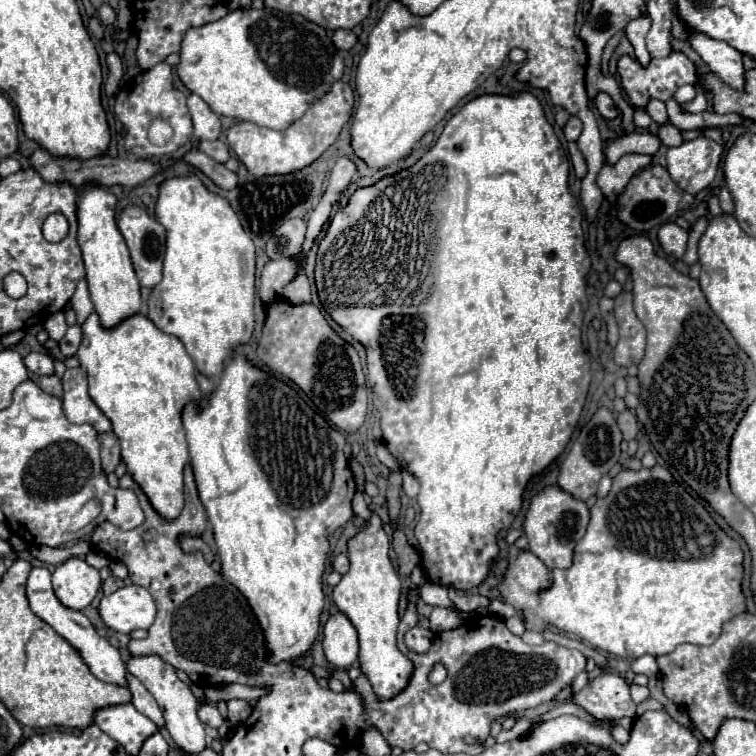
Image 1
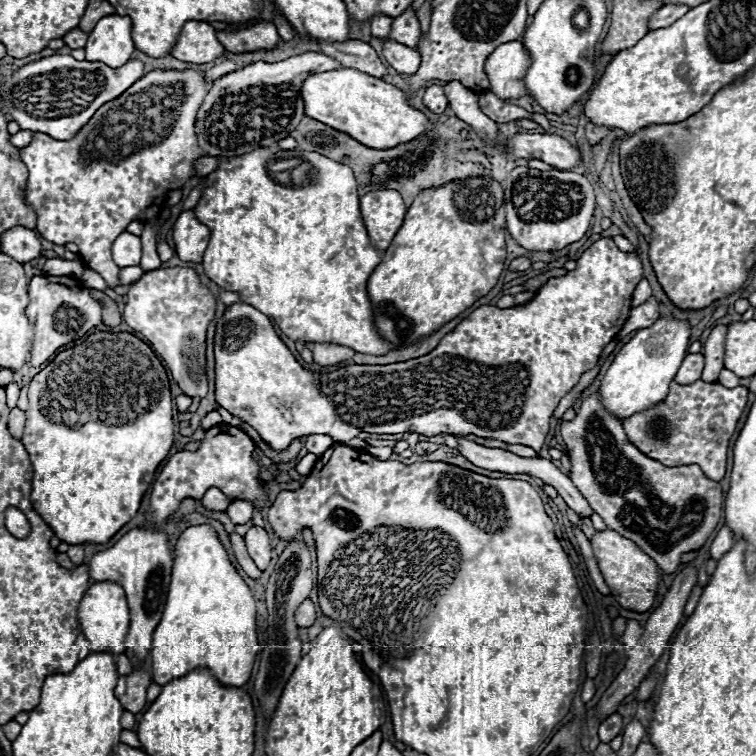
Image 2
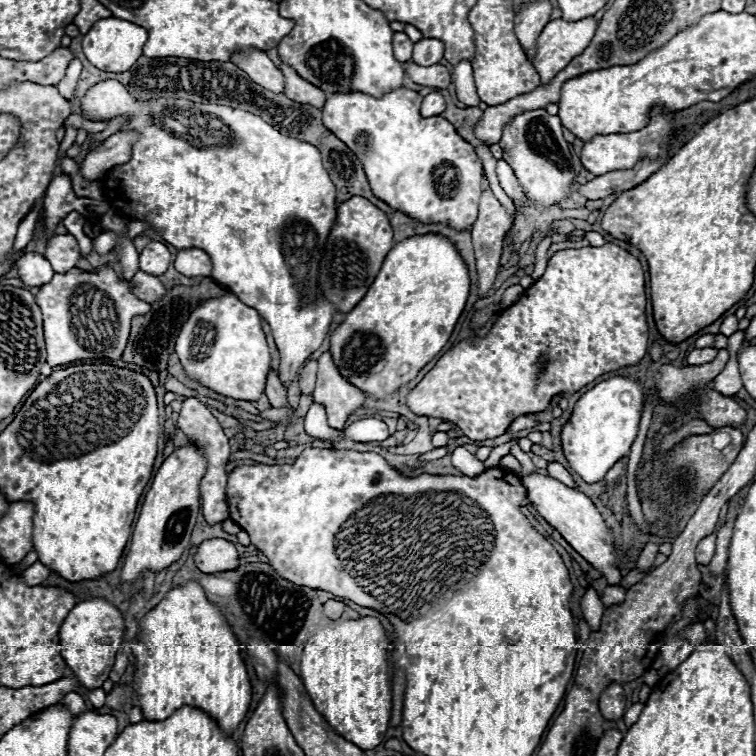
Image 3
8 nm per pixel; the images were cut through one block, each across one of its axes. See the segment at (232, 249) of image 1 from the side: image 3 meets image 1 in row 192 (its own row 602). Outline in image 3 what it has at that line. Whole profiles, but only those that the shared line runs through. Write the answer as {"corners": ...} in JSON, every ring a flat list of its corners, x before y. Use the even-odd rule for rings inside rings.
{"corners":[[190,580,174,590,170,590,156,608,152,608,146,618,144,618,144,646,148,652,148,658,142,666,136,668,136,684,138,684,138,700,140,708,144,712,146,720,164,720,168,718,174,710,182,708,184,704,202,708,208,712,212,718,218,720,220,728,226,730,228,734,244,720,248,706,250,706,250,676,242,658,242,644,238,642,232,626,226,620,224,610,210,602,204,594,204,588,196,582]]}

